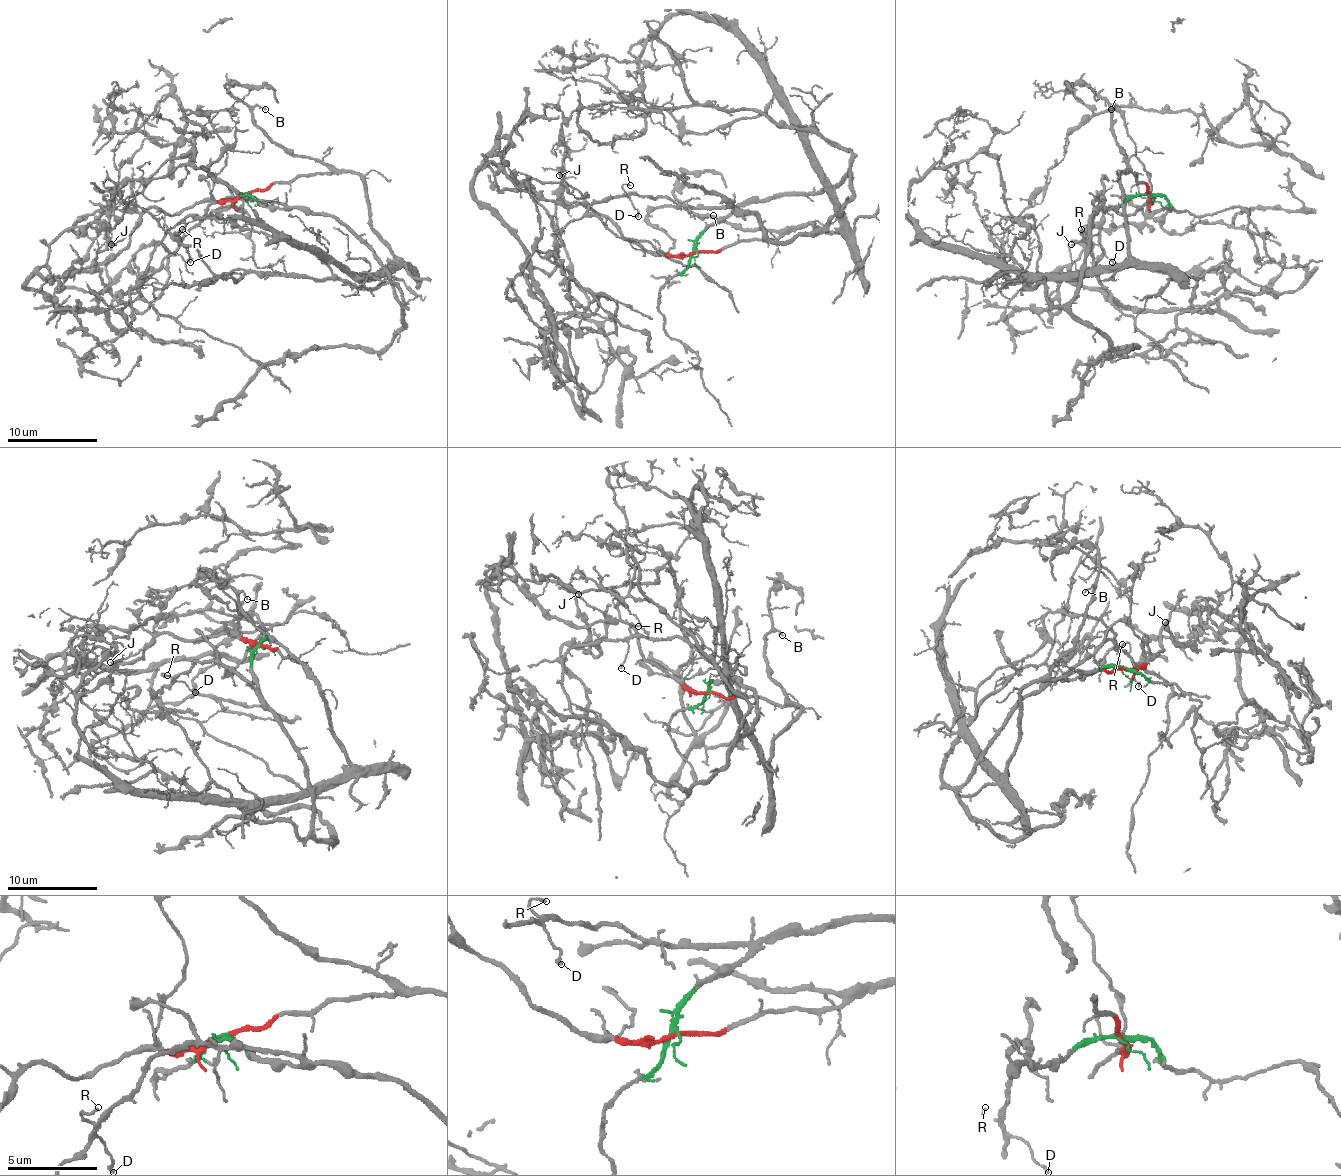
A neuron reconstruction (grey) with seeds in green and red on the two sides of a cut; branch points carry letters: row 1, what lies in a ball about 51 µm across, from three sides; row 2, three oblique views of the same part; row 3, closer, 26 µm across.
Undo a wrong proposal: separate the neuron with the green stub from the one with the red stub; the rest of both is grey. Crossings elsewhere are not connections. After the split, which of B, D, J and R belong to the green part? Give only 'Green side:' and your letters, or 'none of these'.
Green side: D, R

